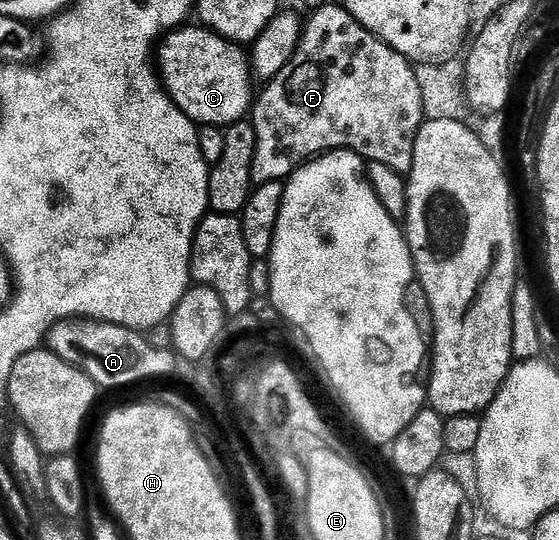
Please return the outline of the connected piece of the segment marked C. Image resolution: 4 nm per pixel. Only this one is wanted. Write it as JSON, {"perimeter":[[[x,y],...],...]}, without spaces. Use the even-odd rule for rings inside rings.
{"perimeter":[[[203,25],[188,26],[181,26],[165,35],[158,47],[158,71],[168,96],[176,102],[178,109],[182,109],[182,113],[189,115],[197,125],[223,129],[230,123],[241,122],[254,103],[254,72],[245,48]]]}

